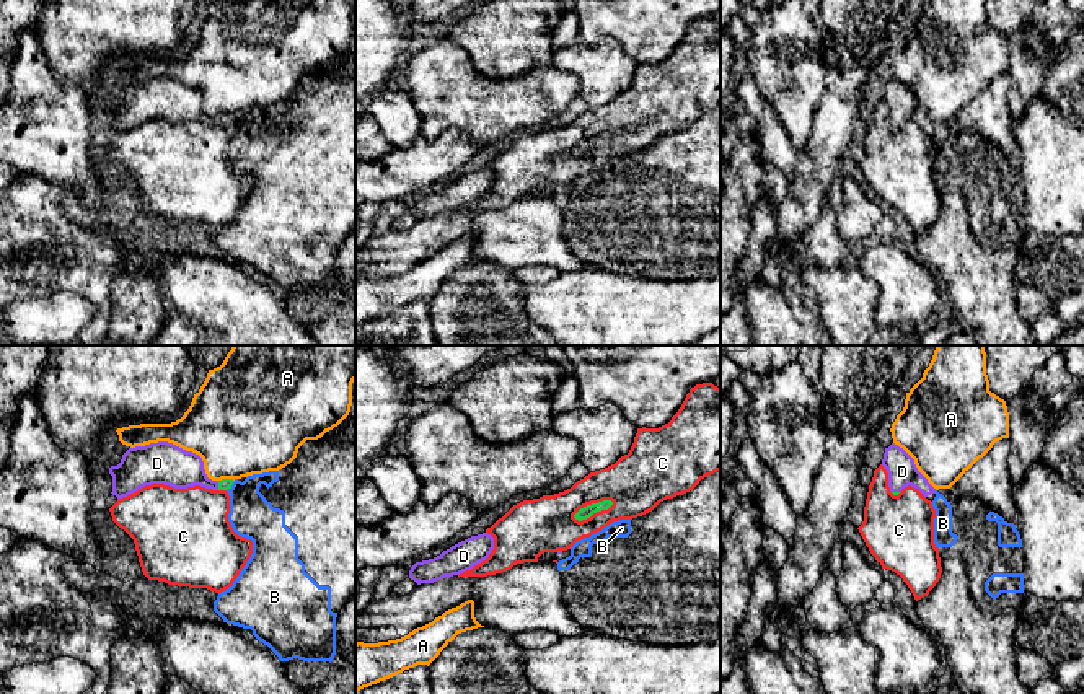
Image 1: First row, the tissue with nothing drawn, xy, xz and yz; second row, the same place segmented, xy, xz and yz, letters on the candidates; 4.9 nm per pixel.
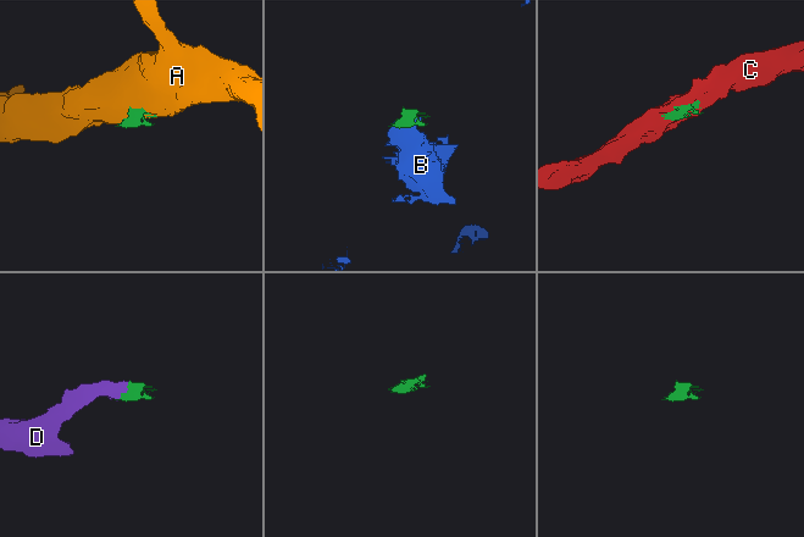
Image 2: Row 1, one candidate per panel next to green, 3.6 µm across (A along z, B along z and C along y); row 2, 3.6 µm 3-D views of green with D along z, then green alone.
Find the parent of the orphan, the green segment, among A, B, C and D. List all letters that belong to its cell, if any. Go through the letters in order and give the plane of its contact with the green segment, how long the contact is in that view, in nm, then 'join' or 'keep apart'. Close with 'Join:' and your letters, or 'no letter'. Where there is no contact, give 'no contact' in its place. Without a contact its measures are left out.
A: meets green in xy; contact 90 nm long; keep apart
B: meets green in xy; contact 70 nm long; keep apart
C: meets green in xz; contact 220 nm long; keep apart
D: meets green in xy; contact 50 nm long; join
Join: D

